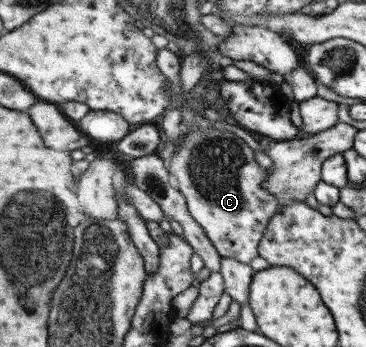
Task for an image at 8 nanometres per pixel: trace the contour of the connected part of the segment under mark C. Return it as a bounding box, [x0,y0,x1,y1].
[166,126,278,265]

